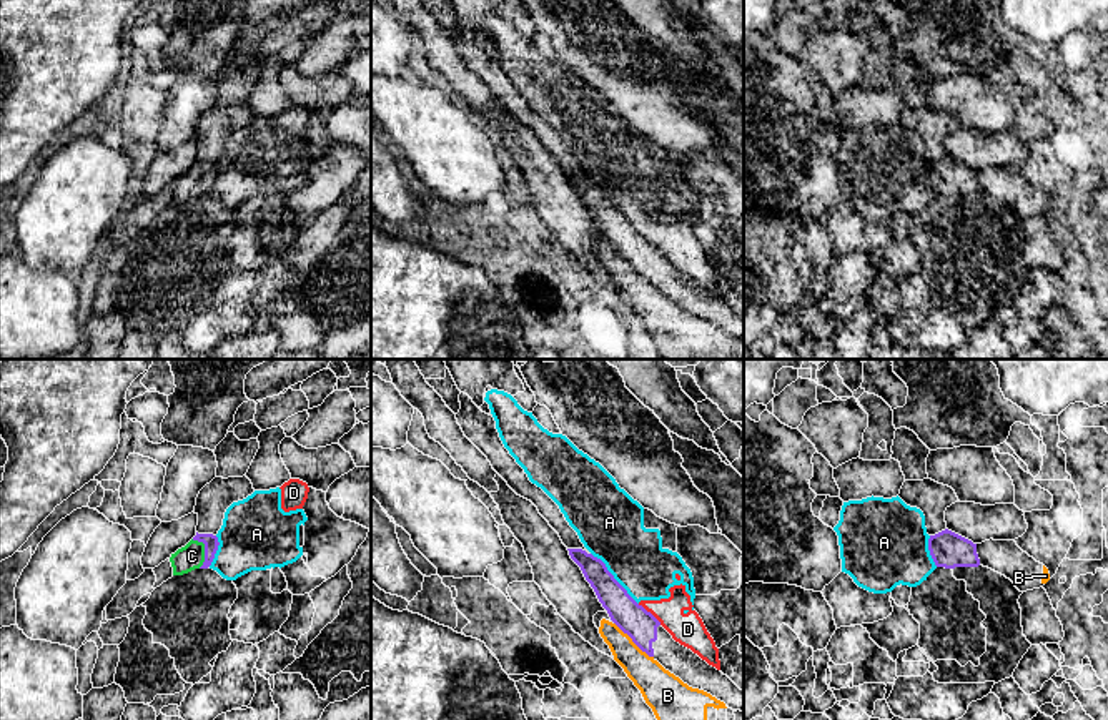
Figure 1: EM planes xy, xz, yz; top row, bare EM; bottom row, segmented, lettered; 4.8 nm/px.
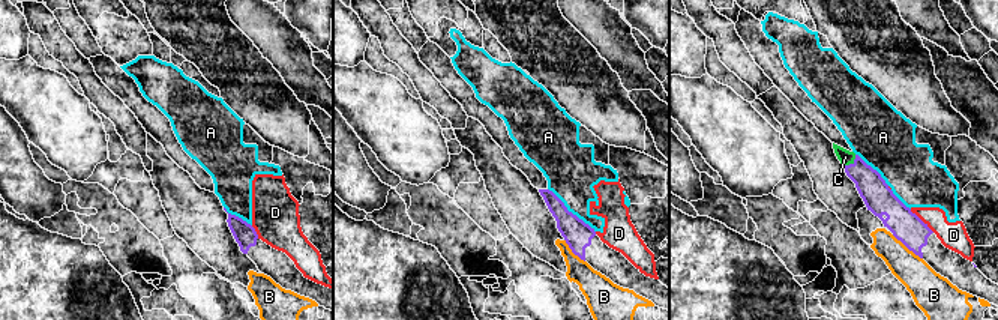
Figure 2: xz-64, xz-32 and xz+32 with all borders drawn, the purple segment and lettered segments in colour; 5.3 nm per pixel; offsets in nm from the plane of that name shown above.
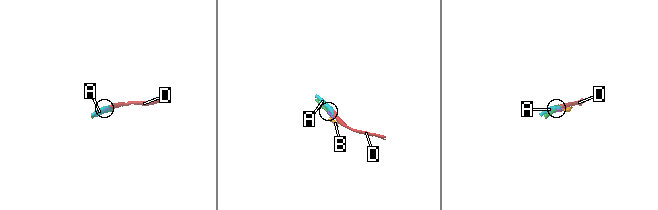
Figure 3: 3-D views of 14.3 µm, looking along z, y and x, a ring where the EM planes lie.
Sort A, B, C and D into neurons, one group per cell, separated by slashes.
A D / B / C

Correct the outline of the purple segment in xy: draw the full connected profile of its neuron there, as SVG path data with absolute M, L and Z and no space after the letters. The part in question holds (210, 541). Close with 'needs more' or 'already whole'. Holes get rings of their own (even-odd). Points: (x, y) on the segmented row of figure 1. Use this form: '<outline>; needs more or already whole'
M198 534L175 554L171 554L170 562L173 567L173 575L183 575L195 569L208 569L218 550L218 537L213 534Z; needs more

